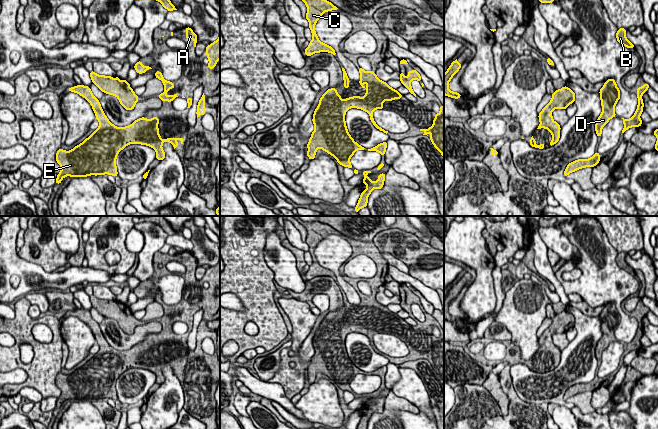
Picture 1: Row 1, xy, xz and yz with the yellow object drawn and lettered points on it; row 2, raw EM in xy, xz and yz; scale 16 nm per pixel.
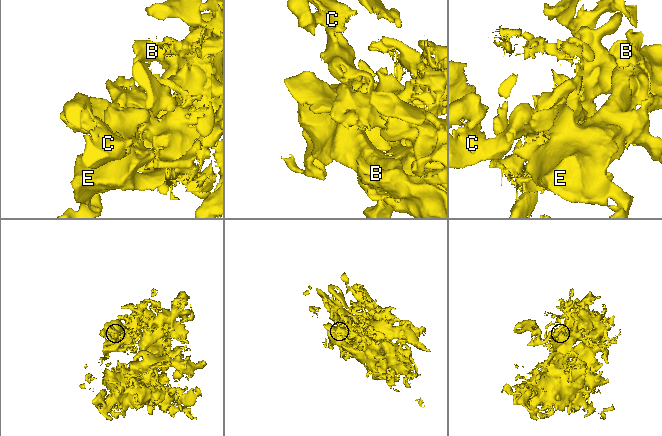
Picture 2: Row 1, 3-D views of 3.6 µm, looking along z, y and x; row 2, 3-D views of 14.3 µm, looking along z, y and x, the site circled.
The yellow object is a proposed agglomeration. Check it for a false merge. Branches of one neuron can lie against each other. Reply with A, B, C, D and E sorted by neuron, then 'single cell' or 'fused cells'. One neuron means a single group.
A B C D E | single cell

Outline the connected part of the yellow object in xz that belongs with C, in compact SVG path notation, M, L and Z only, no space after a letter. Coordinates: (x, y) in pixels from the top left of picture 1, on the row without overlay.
M292 216L295 218L300 224L302 224L307 230L307 238L306 243L309 245L309 252L312 256L313 263L309 266L309 270L305 273L305 279L311 280L314 277L319 276L329 276L336 280L335 274L327 269L322 267L315 256L315 248L318 243L323 240L324 236L328 236L331 234L339 234L338 231L333 230L331 226L321 223L321 222L305 222L299 218L299 216Z

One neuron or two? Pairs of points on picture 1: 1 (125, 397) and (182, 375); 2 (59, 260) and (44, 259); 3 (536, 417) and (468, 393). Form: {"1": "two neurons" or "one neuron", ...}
{"1": "two neurons", "2": "one neuron", "3": "one neuron"}

